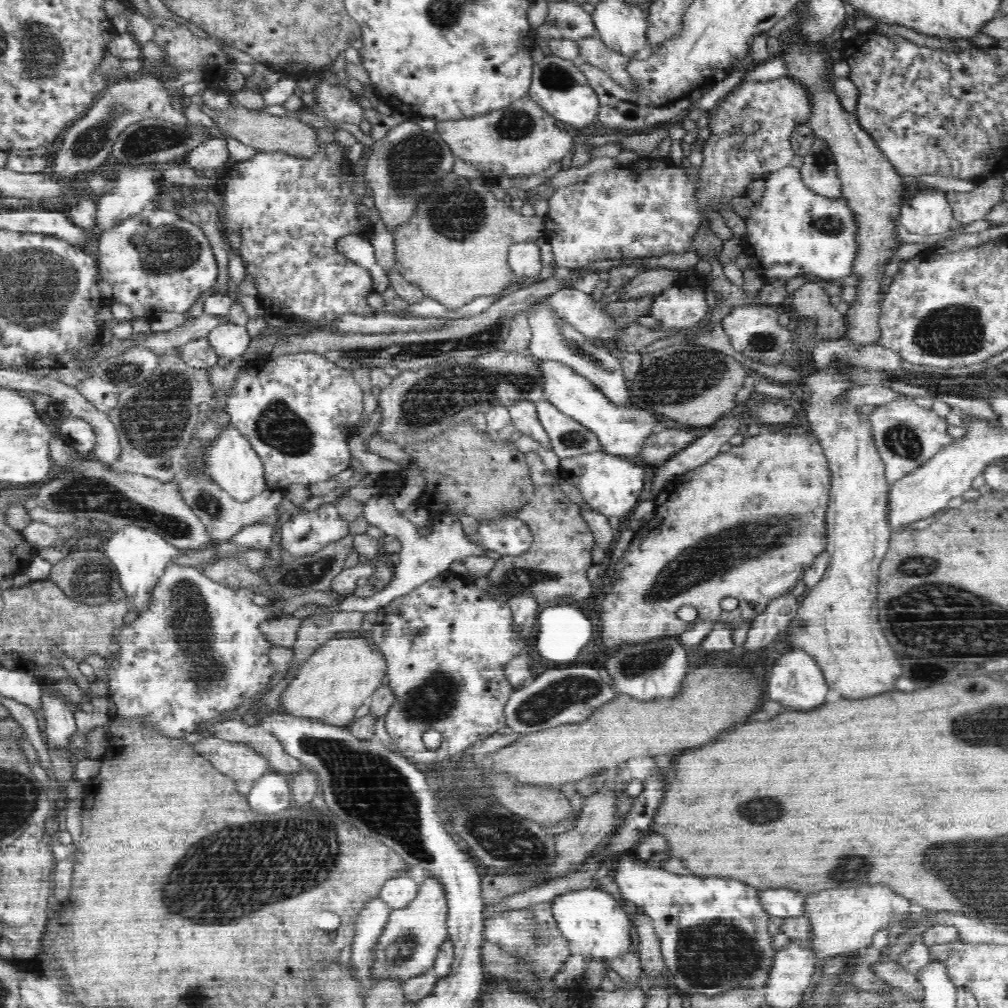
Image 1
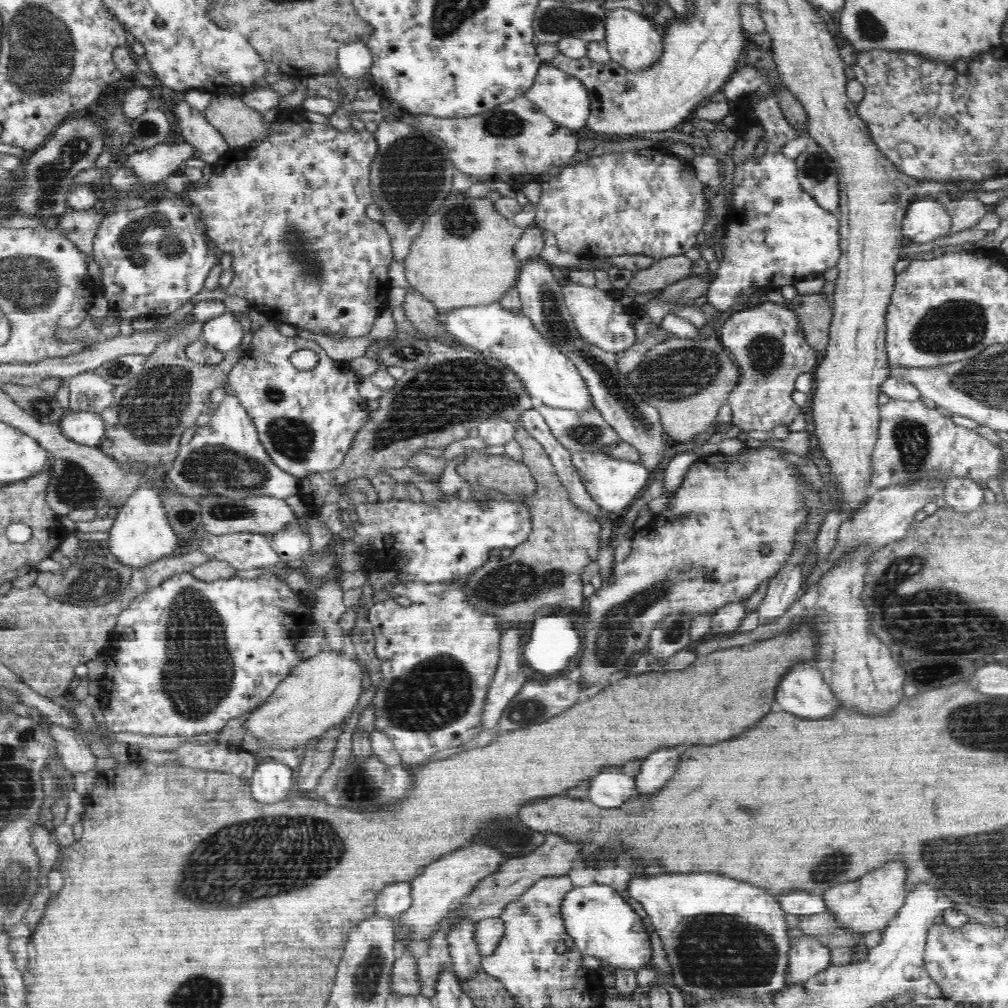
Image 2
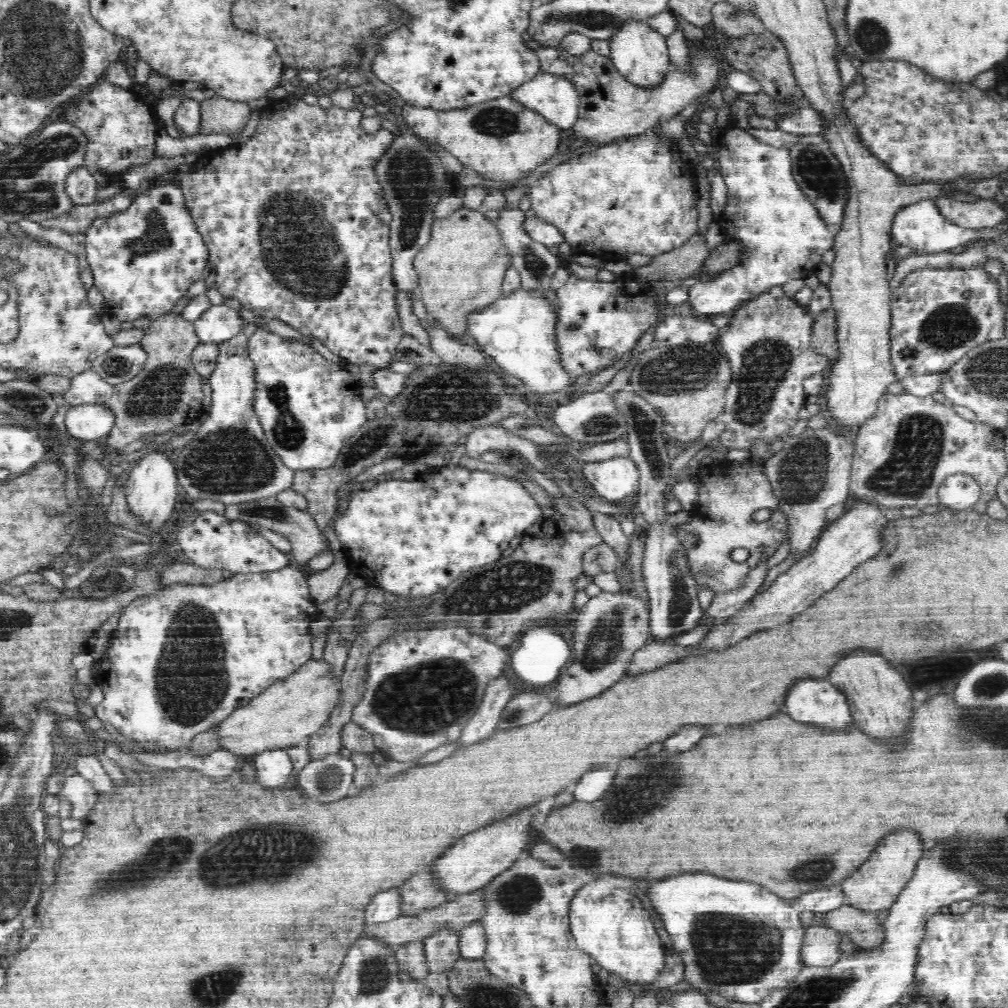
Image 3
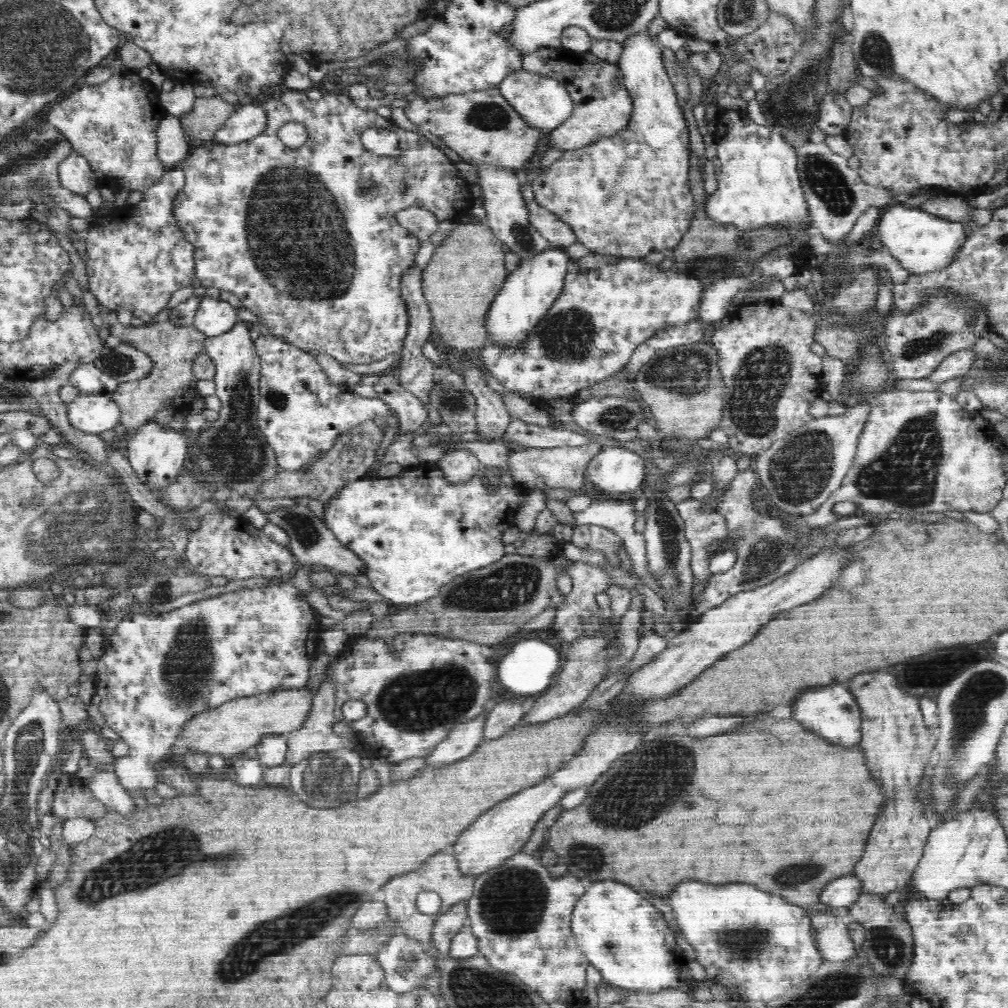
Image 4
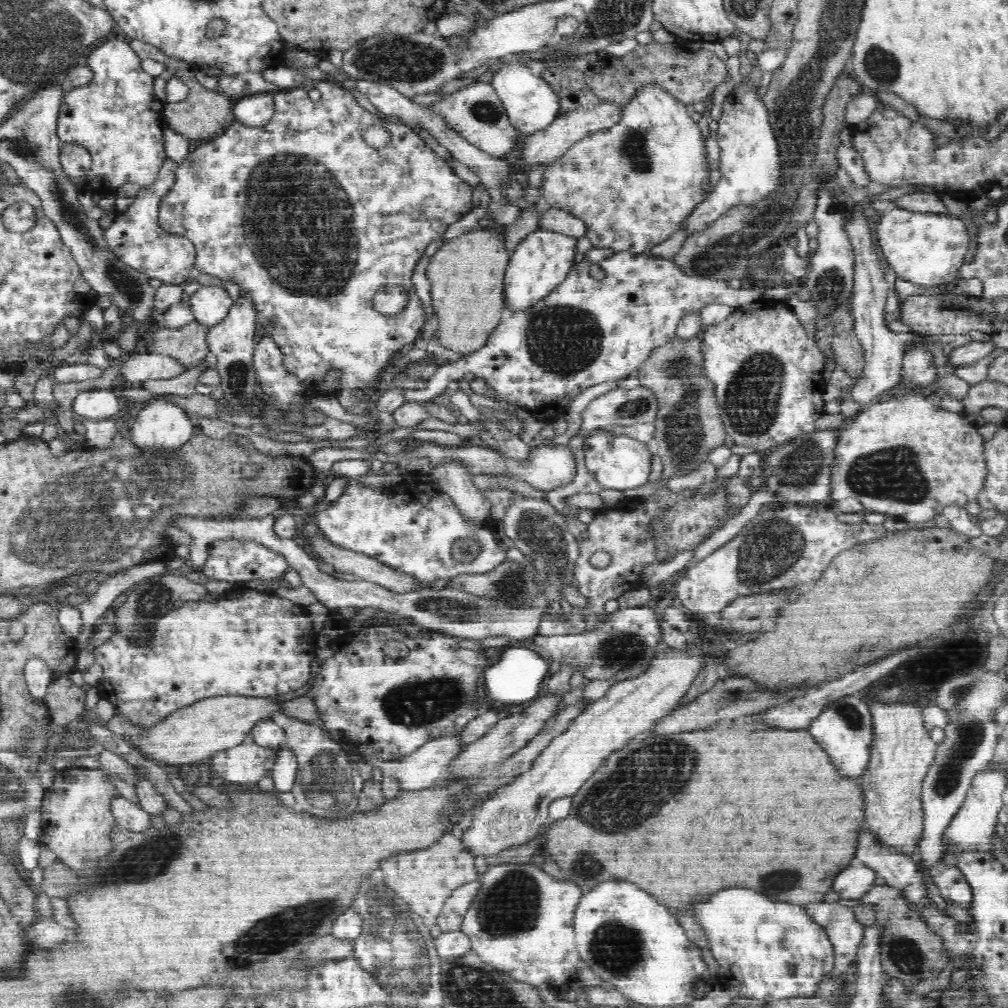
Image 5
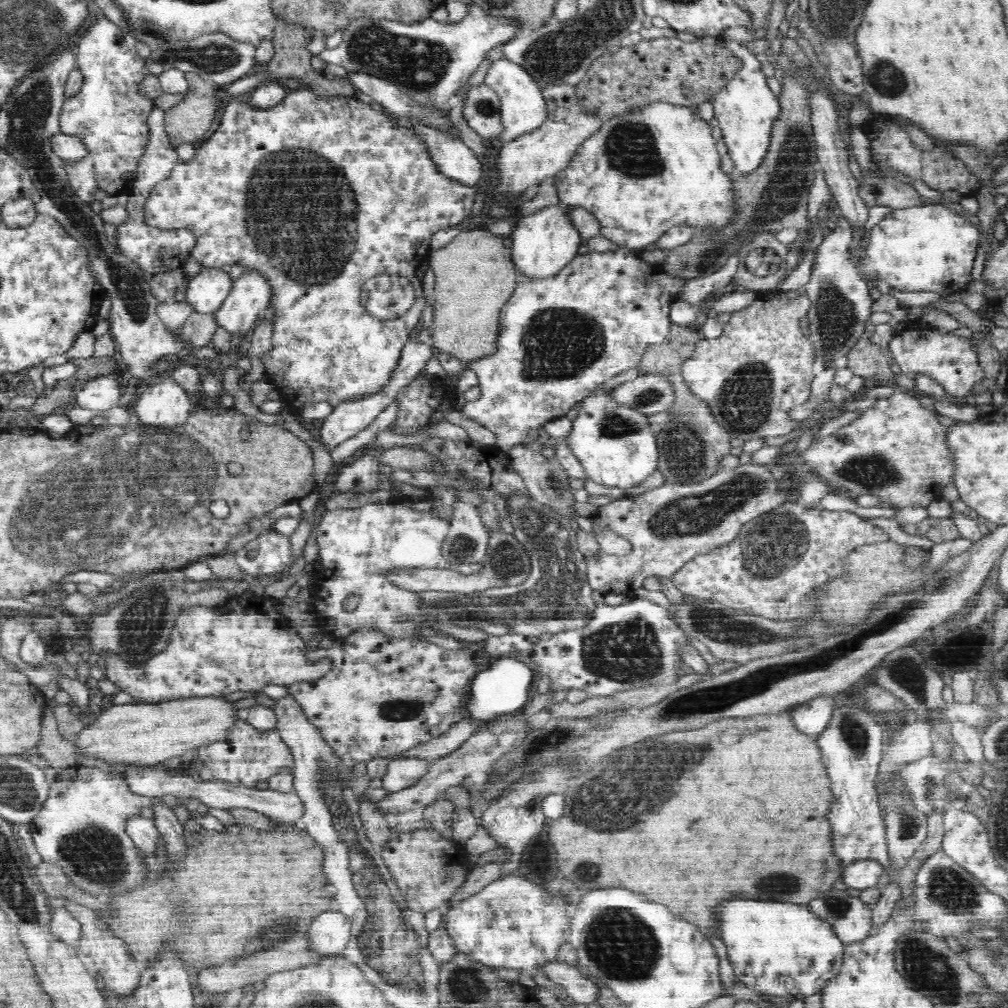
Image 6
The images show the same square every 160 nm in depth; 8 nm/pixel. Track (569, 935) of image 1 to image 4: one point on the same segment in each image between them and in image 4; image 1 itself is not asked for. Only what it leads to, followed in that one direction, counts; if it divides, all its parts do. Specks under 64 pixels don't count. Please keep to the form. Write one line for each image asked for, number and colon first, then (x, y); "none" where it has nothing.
2: (603, 925)
3: (611, 926)
4: (630, 943)

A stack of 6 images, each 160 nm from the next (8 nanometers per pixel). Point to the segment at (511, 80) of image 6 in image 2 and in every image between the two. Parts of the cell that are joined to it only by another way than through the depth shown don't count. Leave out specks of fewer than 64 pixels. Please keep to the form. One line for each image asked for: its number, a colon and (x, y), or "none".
2: (563, 98)
3: (555, 99)
4: (543, 103)
5: (530, 103)

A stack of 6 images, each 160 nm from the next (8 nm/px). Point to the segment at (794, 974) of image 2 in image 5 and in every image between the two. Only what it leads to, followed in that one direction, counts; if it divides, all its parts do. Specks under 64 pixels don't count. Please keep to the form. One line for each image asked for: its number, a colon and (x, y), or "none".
3: (820, 947)
4: (832, 937)
5: (844, 932)

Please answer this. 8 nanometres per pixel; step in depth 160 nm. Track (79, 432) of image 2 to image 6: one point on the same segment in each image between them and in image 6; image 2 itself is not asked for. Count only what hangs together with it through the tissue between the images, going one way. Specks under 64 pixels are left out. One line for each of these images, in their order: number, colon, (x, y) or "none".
3: (84, 422)
4: (93, 413)
5: (96, 404)
6: (100, 393)

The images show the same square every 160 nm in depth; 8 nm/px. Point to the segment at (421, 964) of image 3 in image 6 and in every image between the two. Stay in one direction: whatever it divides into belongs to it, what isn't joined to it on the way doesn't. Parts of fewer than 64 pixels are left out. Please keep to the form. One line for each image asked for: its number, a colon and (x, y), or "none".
4: (440, 873)
5: (424, 879)
6: (427, 868)

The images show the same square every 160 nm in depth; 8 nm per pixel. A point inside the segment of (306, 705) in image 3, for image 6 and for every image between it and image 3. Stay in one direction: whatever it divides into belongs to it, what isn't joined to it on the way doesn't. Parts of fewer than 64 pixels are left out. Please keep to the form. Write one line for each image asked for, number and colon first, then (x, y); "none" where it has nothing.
4: (242, 723)
5: (190, 734)
6: (143, 734)

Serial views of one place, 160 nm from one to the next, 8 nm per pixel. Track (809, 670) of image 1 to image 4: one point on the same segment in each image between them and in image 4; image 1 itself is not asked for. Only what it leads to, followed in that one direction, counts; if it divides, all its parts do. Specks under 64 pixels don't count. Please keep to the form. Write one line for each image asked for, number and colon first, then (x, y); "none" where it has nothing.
2: (803, 691)
3: (819, 702)
4: (832, 712)

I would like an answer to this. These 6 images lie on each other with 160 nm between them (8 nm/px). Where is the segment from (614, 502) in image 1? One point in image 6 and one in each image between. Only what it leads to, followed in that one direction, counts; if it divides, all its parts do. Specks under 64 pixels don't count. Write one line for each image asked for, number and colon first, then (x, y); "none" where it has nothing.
2: (613, 483)
3: (615, 479)
4: (615, 470)
5: (621, 463)
6: (615, 445)

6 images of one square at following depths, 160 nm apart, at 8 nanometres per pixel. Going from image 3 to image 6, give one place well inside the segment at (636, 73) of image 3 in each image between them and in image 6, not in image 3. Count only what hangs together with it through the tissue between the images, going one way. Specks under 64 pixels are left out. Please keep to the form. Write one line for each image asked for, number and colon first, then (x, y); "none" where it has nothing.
4: (622, 203)
5: (634, 184)
6: (661, 159)

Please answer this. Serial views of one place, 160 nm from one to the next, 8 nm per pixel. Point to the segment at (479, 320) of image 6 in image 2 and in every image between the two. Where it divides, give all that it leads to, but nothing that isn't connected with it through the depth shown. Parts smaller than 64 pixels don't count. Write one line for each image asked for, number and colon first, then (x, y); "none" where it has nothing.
2: (464, 255)
3: (461, 270)
4: (467, 270)
5: (467, 275)

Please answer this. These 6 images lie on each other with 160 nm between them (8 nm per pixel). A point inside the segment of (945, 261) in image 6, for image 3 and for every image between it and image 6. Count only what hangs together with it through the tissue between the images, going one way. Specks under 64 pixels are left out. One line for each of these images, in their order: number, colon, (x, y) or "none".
3: (920, 225)
4: (922, 243)
5: (928, 249)

